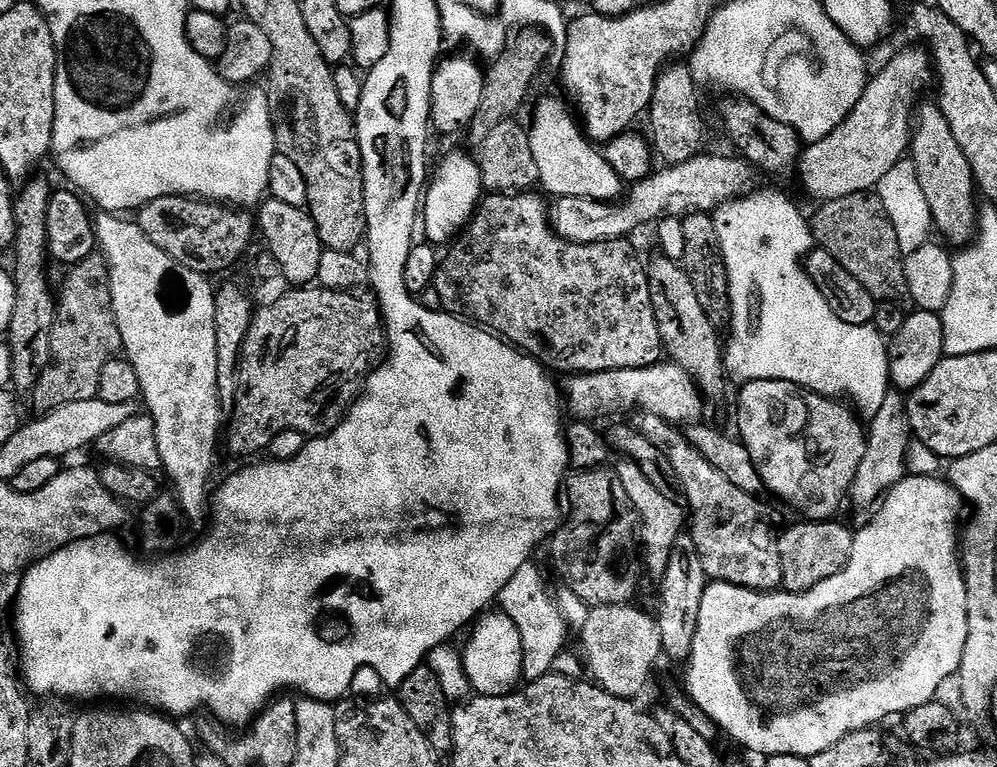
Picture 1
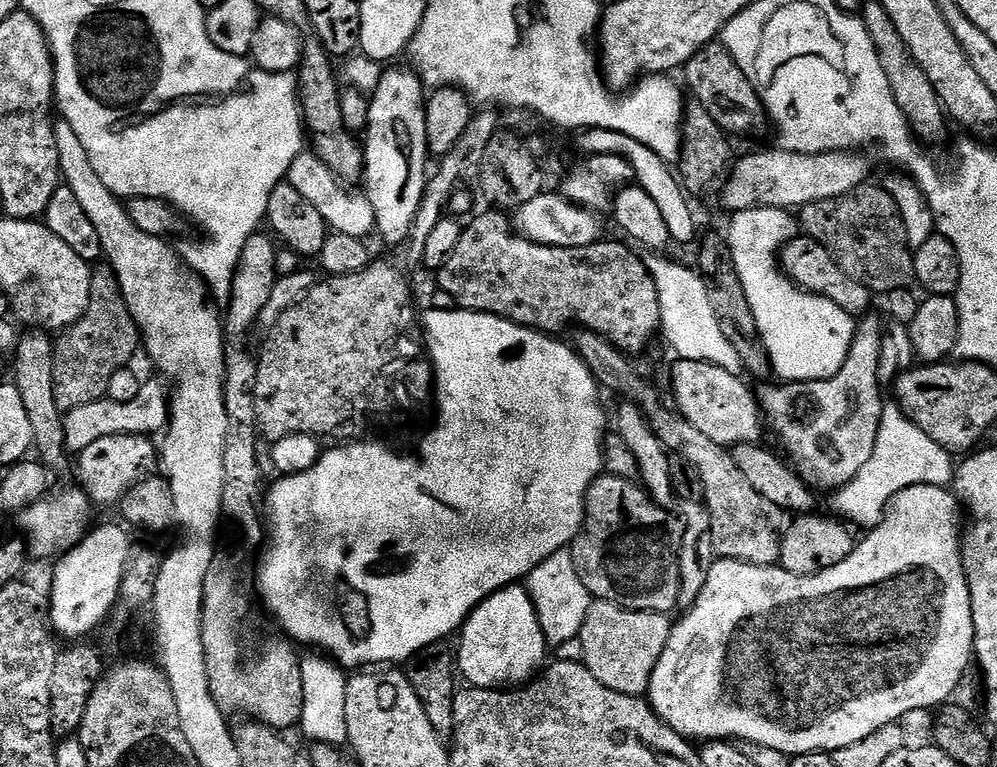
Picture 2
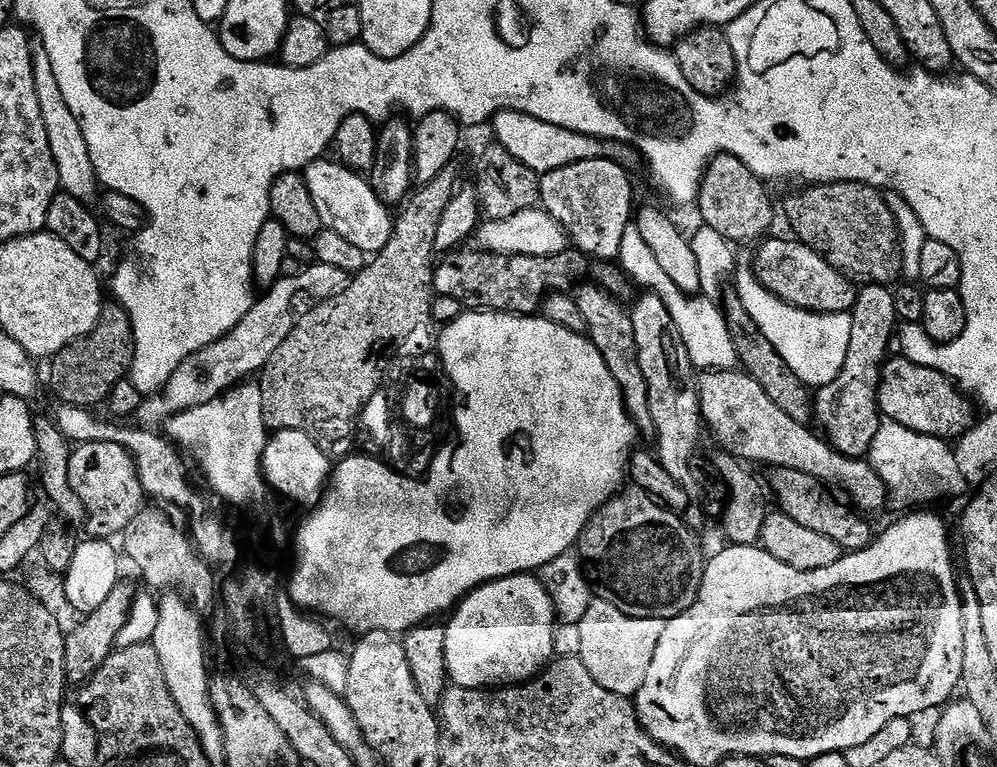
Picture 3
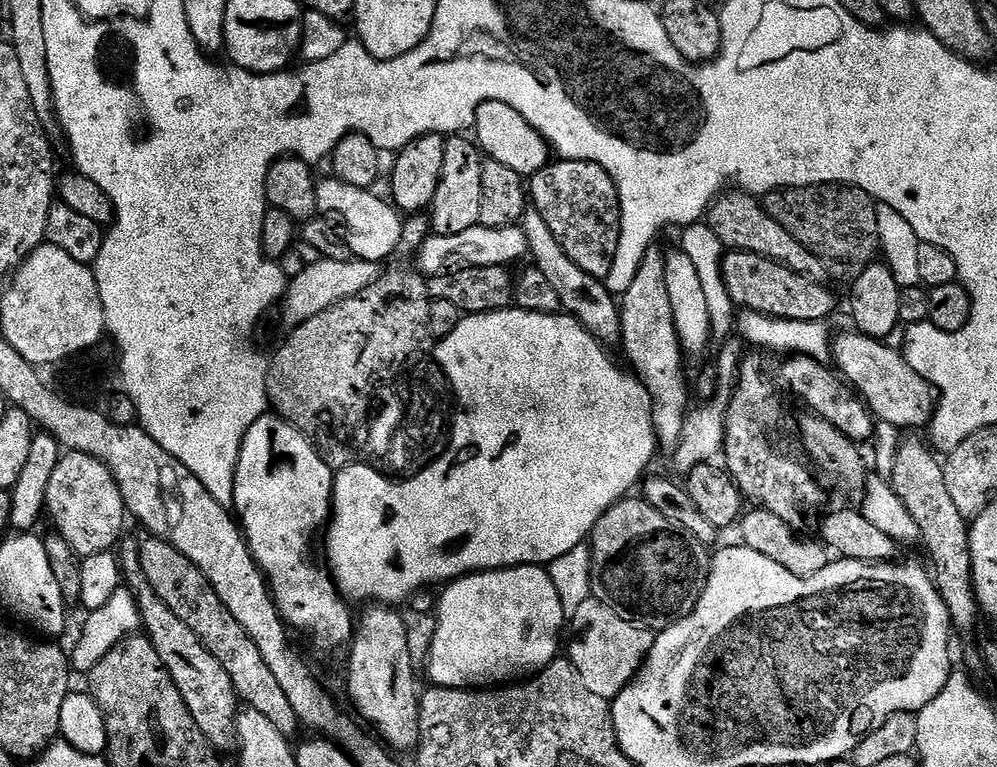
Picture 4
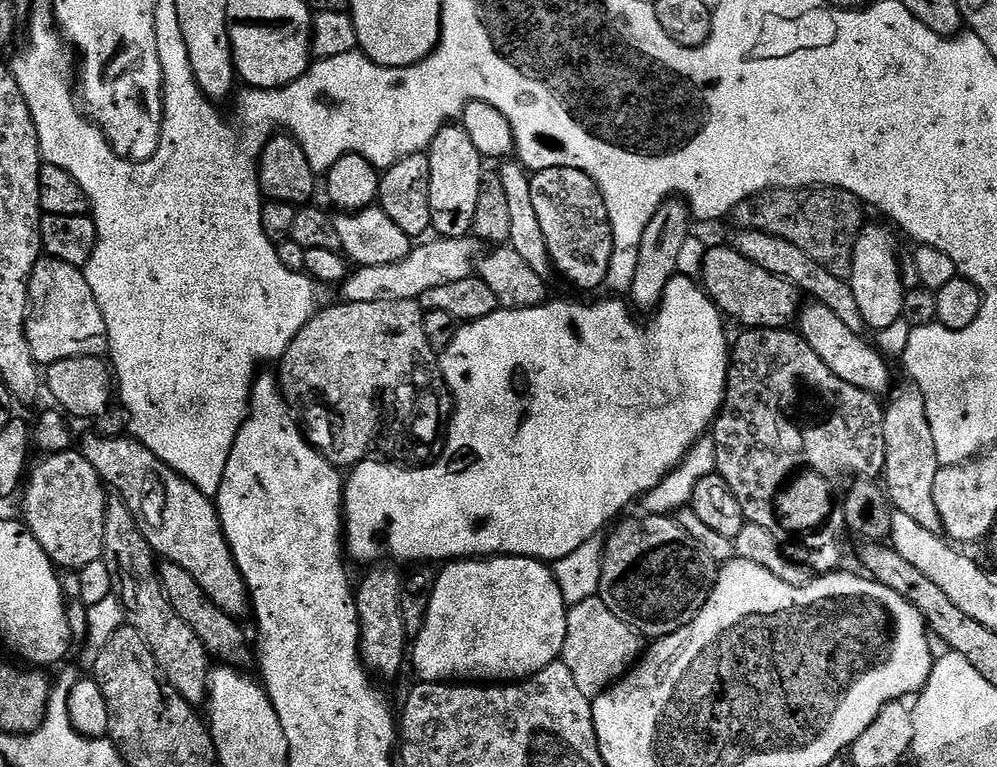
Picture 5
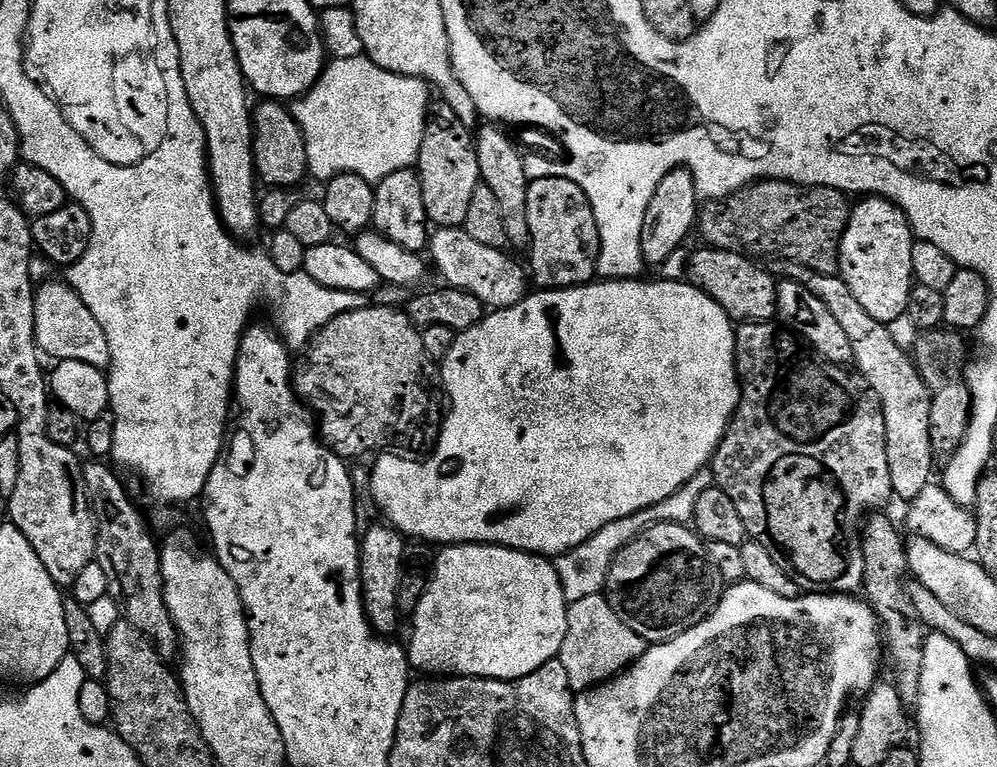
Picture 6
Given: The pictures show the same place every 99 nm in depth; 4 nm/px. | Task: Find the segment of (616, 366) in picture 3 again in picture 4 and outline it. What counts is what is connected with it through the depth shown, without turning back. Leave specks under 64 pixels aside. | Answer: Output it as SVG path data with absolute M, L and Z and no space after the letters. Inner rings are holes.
M533 206L524 211L522 227L528 243L531 263L538 270L542 270L542 274L546 274L546 279L554 285L554 290L558 290L561 309L567 315L573 316L601 344L605 346L619 345L622 334L620 305L607 283L598 277L591 277L567 257L562 246L558 244L557 238L554 238L554 234L550 232L550 227L546 226L545 219Z

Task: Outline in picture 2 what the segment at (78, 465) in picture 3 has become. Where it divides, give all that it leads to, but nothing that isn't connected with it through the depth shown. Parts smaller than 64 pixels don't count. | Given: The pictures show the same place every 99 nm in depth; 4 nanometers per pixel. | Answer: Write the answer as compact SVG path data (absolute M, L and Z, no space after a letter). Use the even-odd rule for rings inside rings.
M118 434L110 438L98 438L86 446L78 454L80 460L80 480L85 492L92 497L97 505L119 505L124 496L135 489L140 480L153 475L158 468L158 448L152 445L153 441L147 436L134 434Z

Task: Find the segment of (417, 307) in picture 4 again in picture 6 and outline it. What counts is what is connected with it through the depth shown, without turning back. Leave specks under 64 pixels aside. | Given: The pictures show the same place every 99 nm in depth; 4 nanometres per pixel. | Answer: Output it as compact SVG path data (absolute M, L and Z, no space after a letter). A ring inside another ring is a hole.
M365 306L353 312L347 312L341 316L334 317L321 332L317 332L316 335L312 337L311 344L307 345L306 351L303 353L303 355L305 354L304 361L302 361L301 364L299 361L294 368L294 387L296 389L296 394L318 417L319 439L323 441L331 452L336 453L336 455L341 458L349 458L348 456L364 456L367 452L379 454L384 452L386 443L390 441L394 441L395 446L401 450L413 437L411 435L414 429L422 430L425 435L433 433L437 421L440 421L444 416L442 407L440 408L440 400L442 404L442 372L438 367L437 361L435 364L435 362L432 361L431 354L424 349L424 340L420 337L423 336L421 329L417 328L416 324L409 318L407 311L401 310L399 307L373 307L374 308Z

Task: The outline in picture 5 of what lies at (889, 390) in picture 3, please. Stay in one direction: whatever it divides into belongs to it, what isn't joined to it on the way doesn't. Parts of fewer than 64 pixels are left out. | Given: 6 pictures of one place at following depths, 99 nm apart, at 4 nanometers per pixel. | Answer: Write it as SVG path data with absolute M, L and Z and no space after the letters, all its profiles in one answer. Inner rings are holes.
M805 303L798 317L798 331L810 350L814 350L814 354L818 354L818 358L822 358L822 362L826 362L826 366L830 366L830 370L842 378L842 382L850 382L850 386L858 386L858 390L866 390L877 398L883 397L893 387L892 372L887 362L863 340L865 337L861 333L850 330L850 326L846 326L846 322L842 322L842 318L830 310L830 306Z

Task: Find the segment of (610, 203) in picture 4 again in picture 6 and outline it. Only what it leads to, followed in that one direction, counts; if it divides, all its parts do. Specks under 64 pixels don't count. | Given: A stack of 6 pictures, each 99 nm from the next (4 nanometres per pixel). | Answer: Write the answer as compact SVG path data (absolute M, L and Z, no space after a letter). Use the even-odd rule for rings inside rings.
M553 176L531 180L527 188L526 212L531 234L528 268L533 283L542 290L577 288L591 283L601 252L601 232L593 207L581 187L569 179Z

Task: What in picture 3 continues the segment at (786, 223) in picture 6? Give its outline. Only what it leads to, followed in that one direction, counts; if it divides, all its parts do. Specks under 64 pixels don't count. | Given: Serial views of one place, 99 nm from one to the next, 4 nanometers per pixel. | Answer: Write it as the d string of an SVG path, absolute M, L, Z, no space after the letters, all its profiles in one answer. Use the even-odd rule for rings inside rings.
M840 180L837 184L814 184L803 189L805 192L796 192L784 200L782 216L788 219L792 227L791 235L810 246L834 270L838 270L845 278L857 286L866 284L891 285L891 280L899 281L900 272L904 268L900 253L900 235L898 226L894 222L891 203L885 193L879 188L872 188L869 184L856 184L853 180Z

